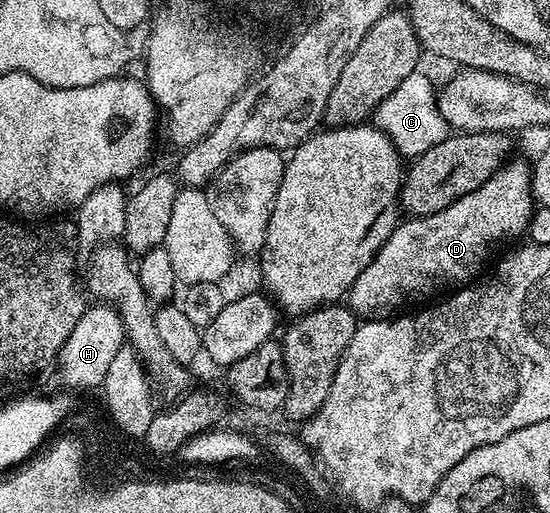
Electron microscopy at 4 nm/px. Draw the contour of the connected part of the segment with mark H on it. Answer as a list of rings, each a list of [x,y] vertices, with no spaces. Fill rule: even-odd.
[[[97,302],[92,305],[77,321],[73,328],[68,329],[69,337],[63,342],[61,353],[55,361],[55,372],[61,375],[64,386],[69,390],[75,388],[97,388],[104,385],[107,378],[107,369],[115,354],[119,354],[121,348],[126,347],[125,327],[119,318],[116,308],[104,303]]]

